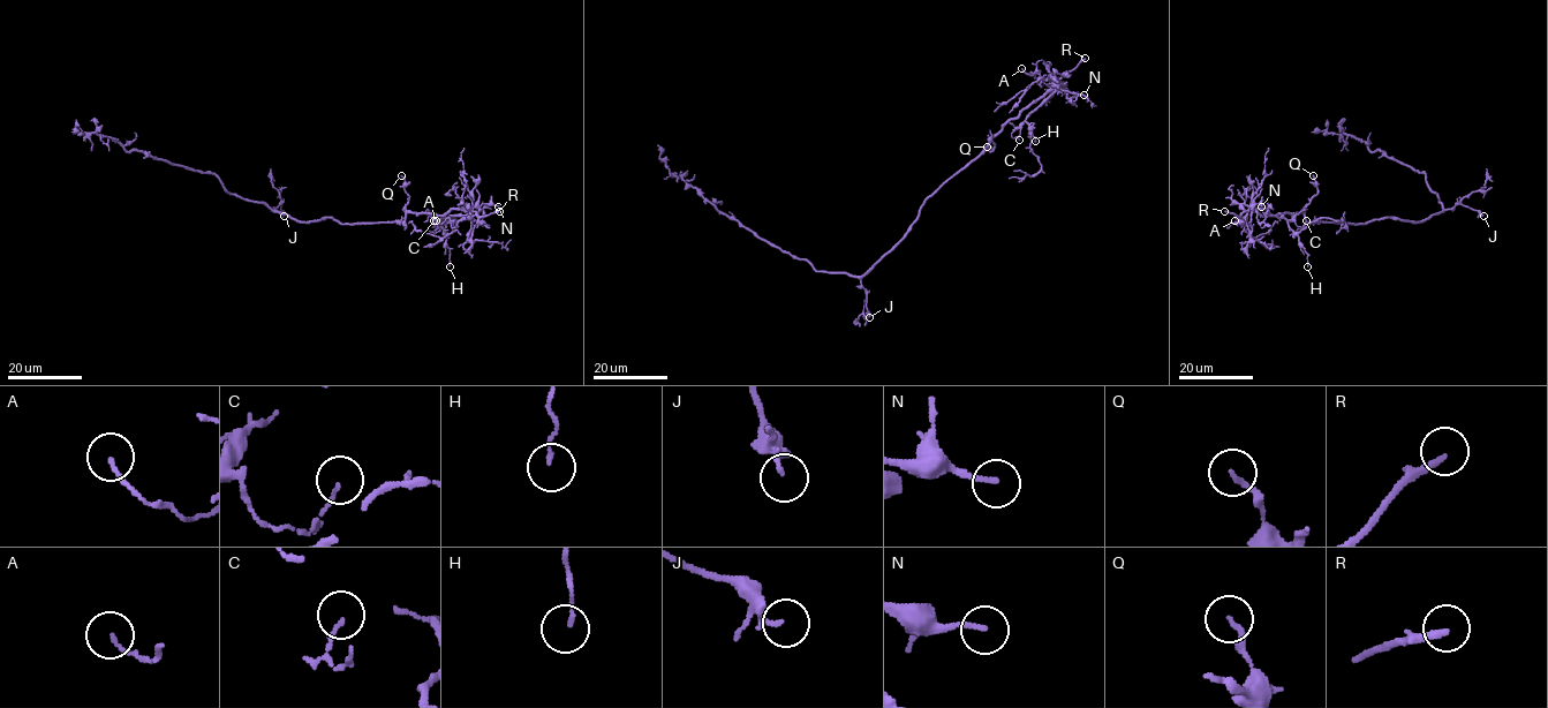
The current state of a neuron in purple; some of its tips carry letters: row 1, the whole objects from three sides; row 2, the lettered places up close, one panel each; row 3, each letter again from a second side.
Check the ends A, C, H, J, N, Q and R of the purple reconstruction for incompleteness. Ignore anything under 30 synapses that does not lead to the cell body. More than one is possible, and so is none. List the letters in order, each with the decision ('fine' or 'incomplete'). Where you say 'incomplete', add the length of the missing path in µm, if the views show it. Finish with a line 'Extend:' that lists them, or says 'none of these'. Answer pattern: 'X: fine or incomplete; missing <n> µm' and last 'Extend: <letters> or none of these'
A: fine
C: fine
H: fine
J: fine
N: fine
Q: fine
R: incomplete; missing 60 µm
Extend: R

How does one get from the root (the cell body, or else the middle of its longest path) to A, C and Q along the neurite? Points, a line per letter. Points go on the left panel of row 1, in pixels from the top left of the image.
A: (327, 217), (342, 224), (392, 223), (402, 221), (408, 212), (469, 210), (455, 223), (436, 220)
C: (327, 217), (342, 224), (392, 223), (402, 221), (408, 212), (469, 211), (442, 217), (435, 226), (433, 220)
Q: (327, 217), (342, 224), (402, 221), (408, 195), (401, 175)

